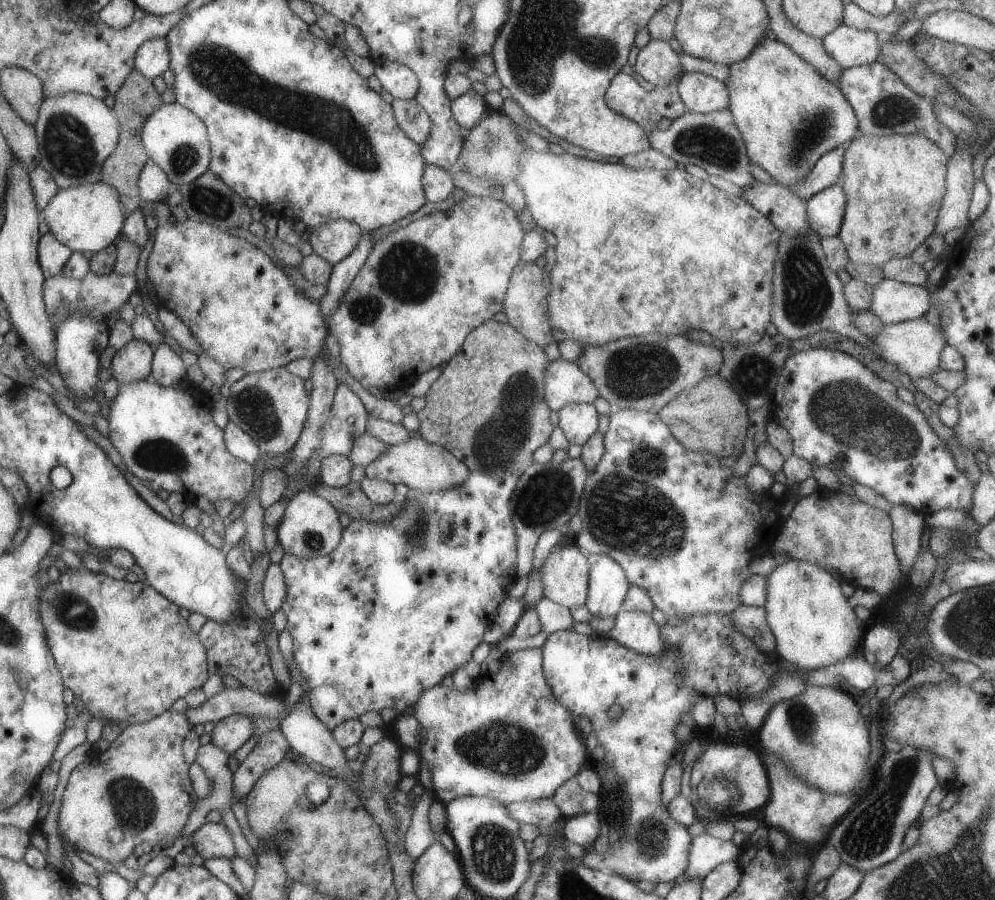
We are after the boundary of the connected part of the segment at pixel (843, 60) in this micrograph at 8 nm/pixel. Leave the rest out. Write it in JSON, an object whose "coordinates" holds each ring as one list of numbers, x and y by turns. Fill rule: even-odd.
{"coordinates":[[844,24,823,38,824,50,847,69,872,64,880,56,881,34]]}

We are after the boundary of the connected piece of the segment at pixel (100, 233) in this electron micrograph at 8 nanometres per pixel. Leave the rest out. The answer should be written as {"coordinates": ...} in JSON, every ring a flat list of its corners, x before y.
{"coordinates":[[101,180,94,184,59,189,56,196,46,204,40,217,46,220,50,232,56,235,58,242,70,250,85,254,93,254,112,245,118,234,122,233,126,218,118,190]]}

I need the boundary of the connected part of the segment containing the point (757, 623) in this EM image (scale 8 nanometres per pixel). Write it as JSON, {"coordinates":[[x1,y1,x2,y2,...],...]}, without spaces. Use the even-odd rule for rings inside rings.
{"coordinates":[[740,605,732,612,736,627,756,642,756,646,764,652,774,652,776,639,767,621,765,607]]}

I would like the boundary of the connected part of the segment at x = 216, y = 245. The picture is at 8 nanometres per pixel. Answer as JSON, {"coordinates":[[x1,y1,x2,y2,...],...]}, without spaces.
{"coordinates":[[141,201,141,208,150,210,156,216,154,236,151,237,149,251,144,257,144,262,147,264,147,280,150,280,154,286,159,305,172,310,188,326,188,330,200,342,203,351,210,358,216,360,218,364,222,364,224,368,240,368,246,373,285,367,289,362,300,358,309,358,314,361,312,376,310,376,313,389,304,430,293,448,285,453,288,460,283,467,289,478,294,478,296,484,302,486,300,491,310,489,314,482,304,484,302,472,304,472,304,466,306,466,308,458,312,456,312,452,318,450,322,444,324,424,330,418,337,386,340,382,346,382,356,394,363,387,348,372,348,369,340,364,338,358,330,357,326,346,326,336,330,332,328,322,330,322,332,311,338,308,340,298,348,292,350,283,364,266,366,258,375,245,372,240,372,232,362,232,362,238,360,238,356,250,342,262,333,265,333,271,327,284,328,292,324,294,320,302,314,302,314,300,306,298,296,288,296,284,290,280,290,276,280,266,276,266,270,256,246,239,210,226,206,222,196,222,189,217,183,223,169,221,170,211,167,202,158,204,158,202]]}

